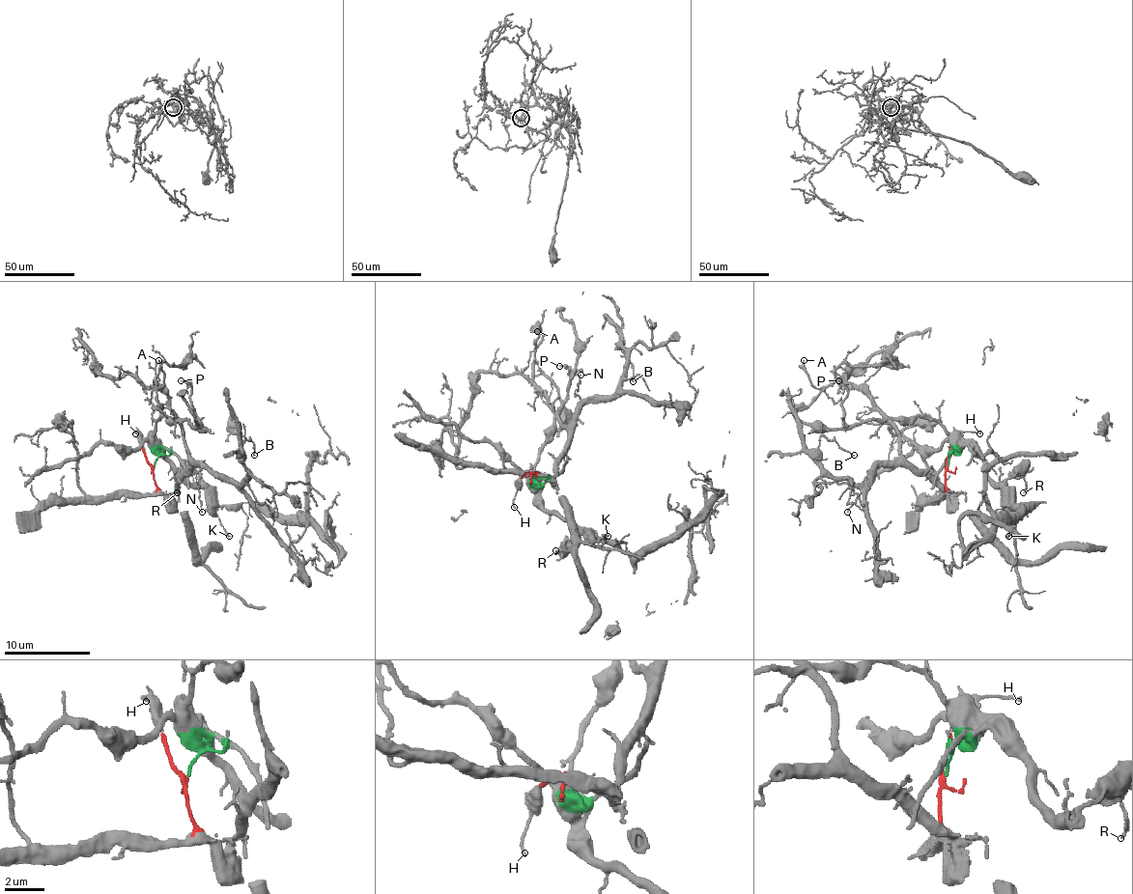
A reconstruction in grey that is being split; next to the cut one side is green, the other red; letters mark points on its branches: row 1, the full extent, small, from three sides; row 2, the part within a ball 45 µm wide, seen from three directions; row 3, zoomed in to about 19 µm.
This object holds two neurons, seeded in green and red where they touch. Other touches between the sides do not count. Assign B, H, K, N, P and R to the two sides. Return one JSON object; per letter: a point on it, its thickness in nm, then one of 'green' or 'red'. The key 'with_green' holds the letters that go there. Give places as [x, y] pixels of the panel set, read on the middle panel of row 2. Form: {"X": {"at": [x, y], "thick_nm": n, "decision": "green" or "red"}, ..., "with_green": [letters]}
{"B": {"at": [633, 381], "thick_nm": 100, "decision": "red"}, "H": {"at": [514, 507], "thick_nm": 120, "decision": "red"}, "K": {"at": [608, 536], "thick_nm": 100, "decision": "green"}, "N": {"at": [580, 375], "thick_nm": 100, "decision": "red"}, "P": {"at": [559, 366], "thick_nm": 160, "decision": "green"}, "R": {"at": [555, 550], "thick_nm": 120, "decision": "green"}, "with_green": ["K", "P", "R"]}

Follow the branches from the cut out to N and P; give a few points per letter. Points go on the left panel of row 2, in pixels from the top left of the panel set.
N: (154, 467), (154, 483), (164, 493), (173, 493), (175, 485), (192, 467), (199, 465), (201, 513)
P: (154, 465), (157, 457), (154, 429), (164, 415), (197, 422), (190, 385), (182, 381)

